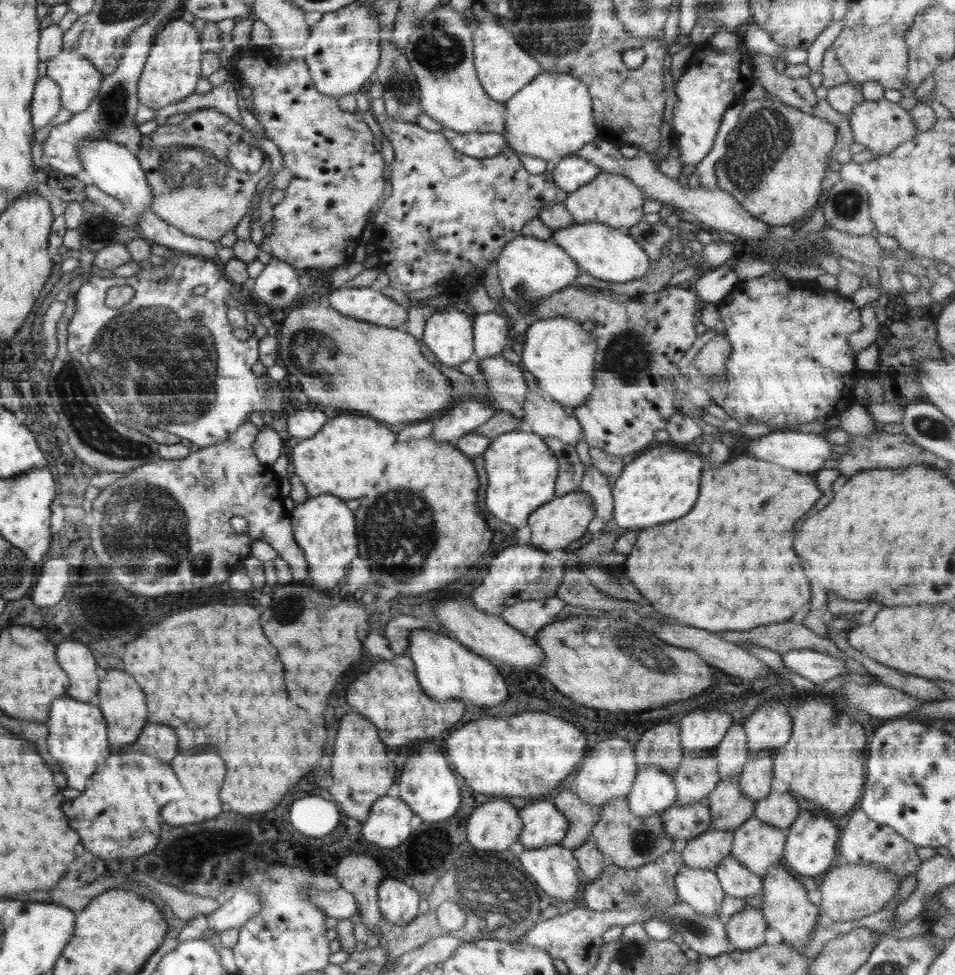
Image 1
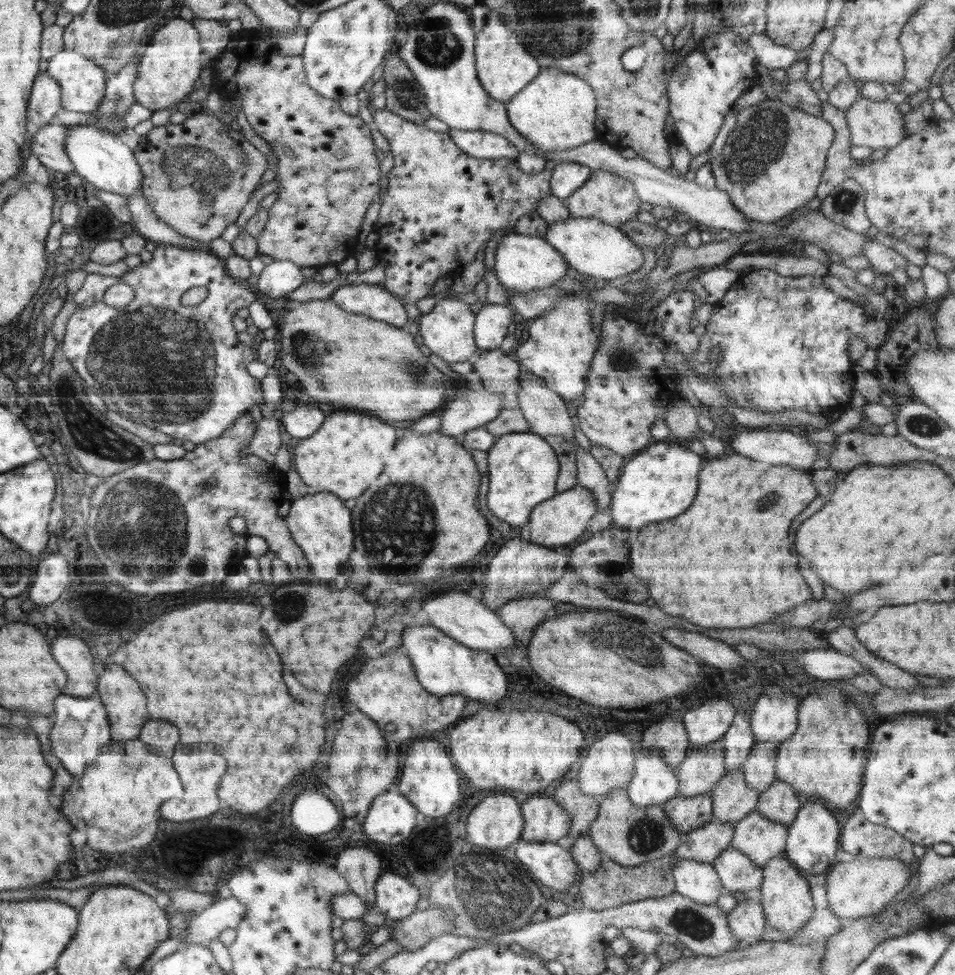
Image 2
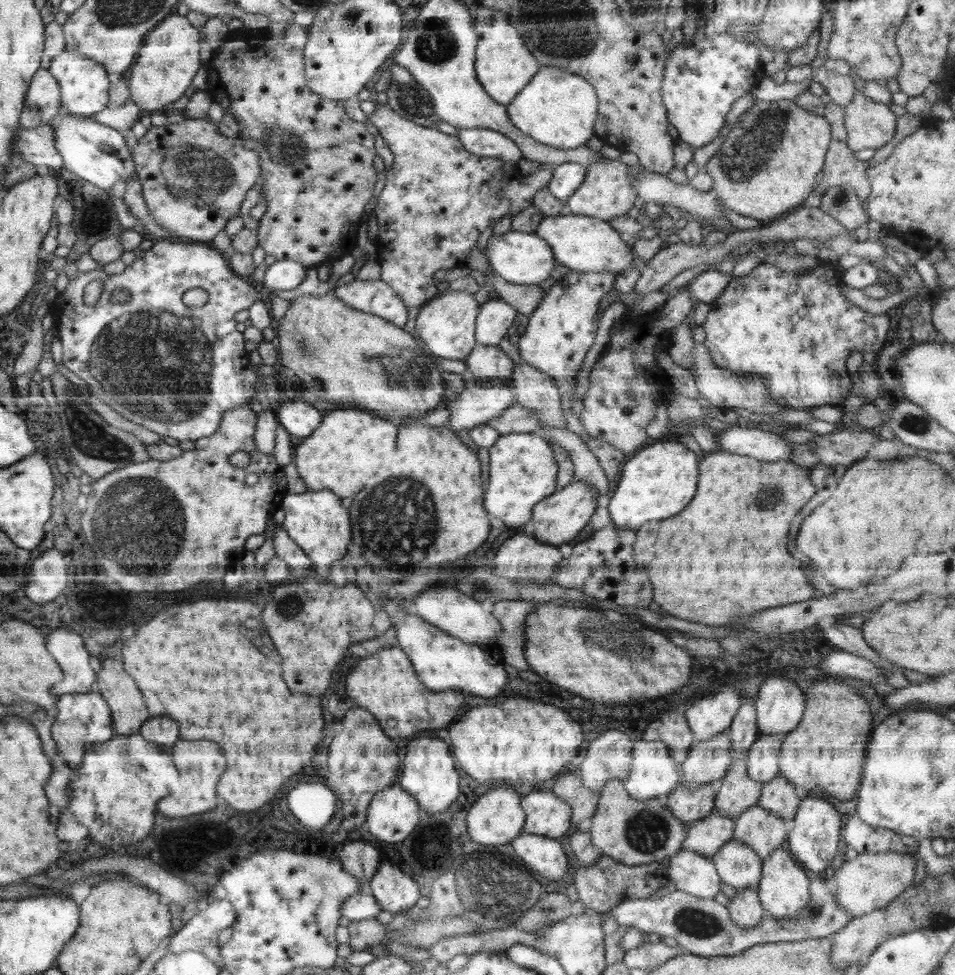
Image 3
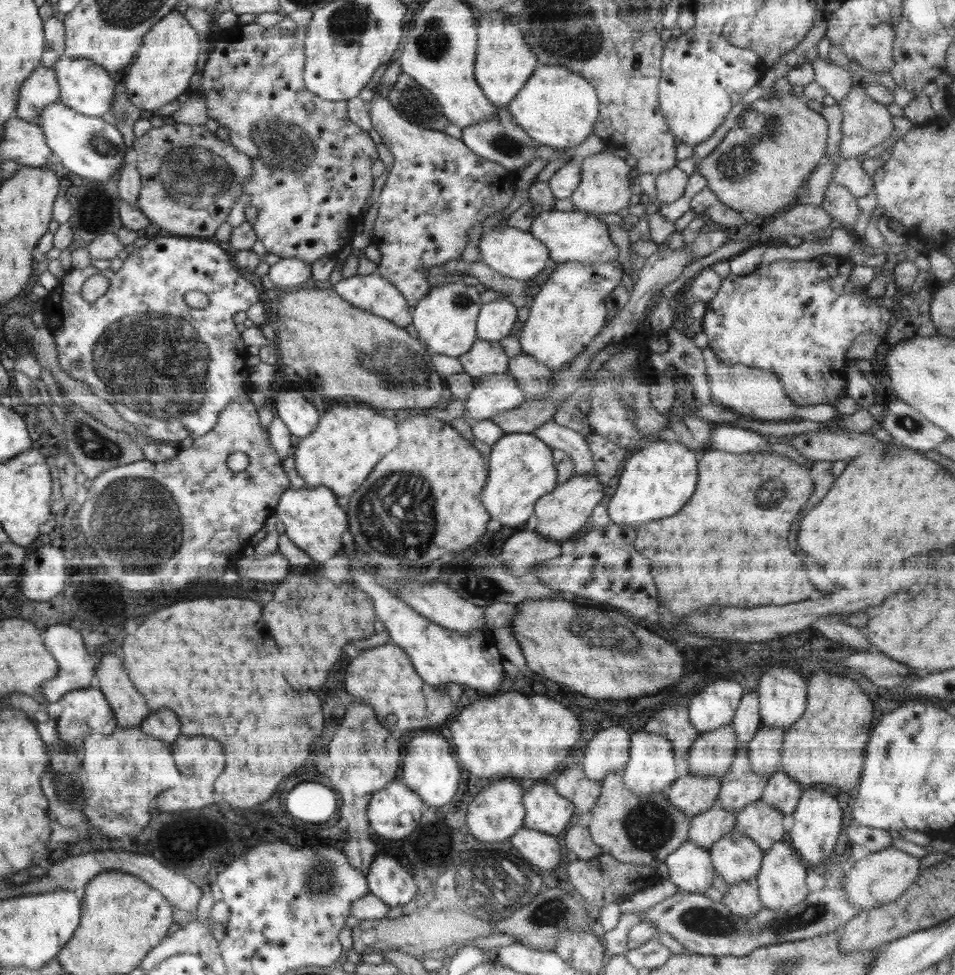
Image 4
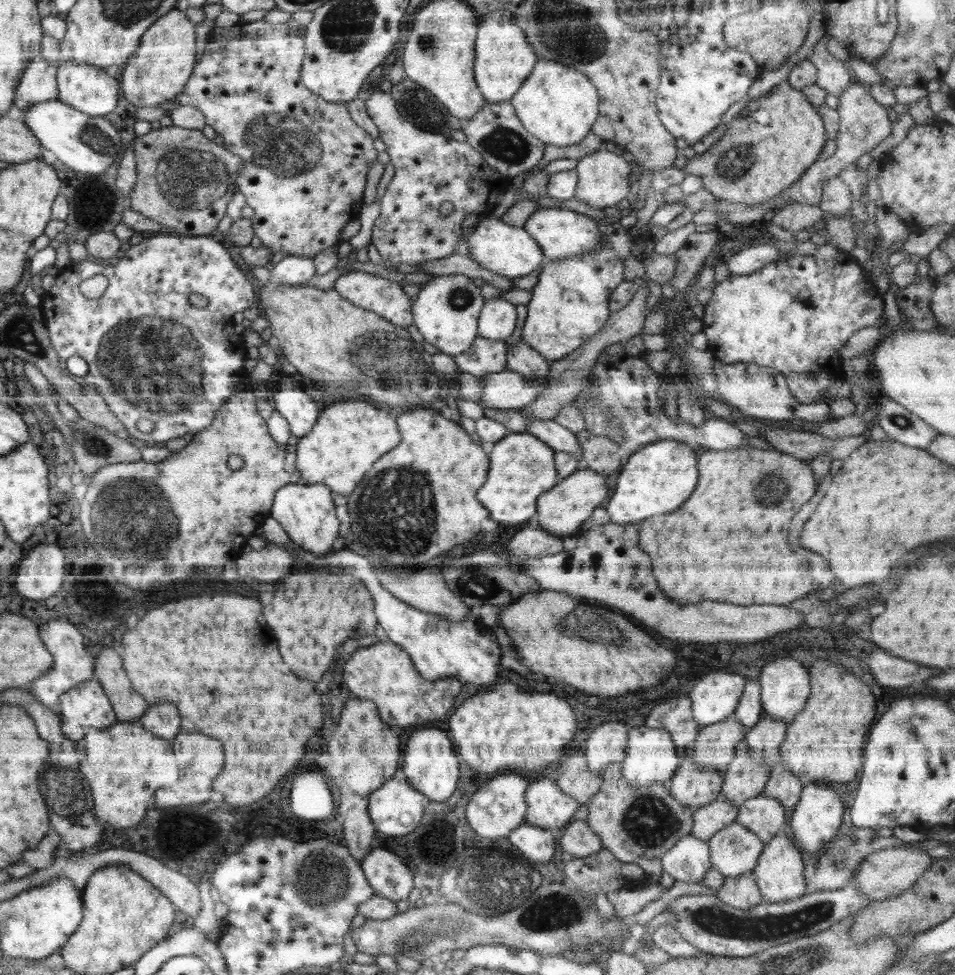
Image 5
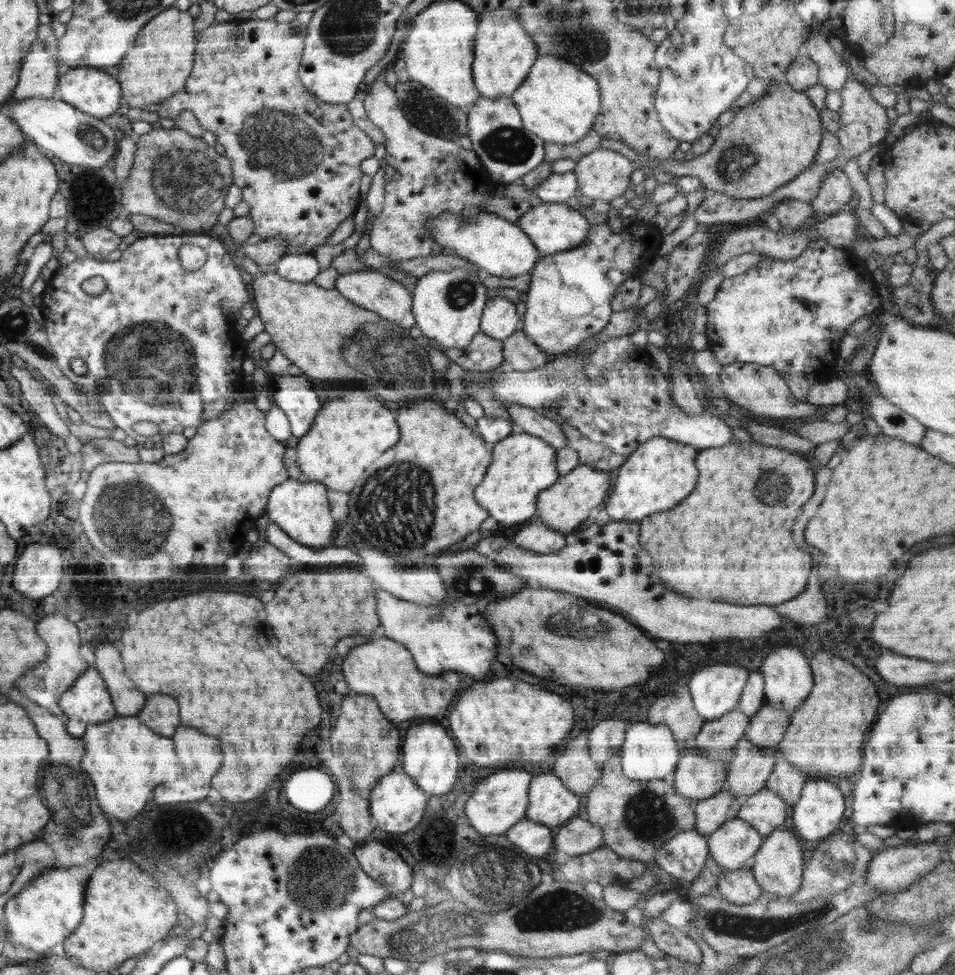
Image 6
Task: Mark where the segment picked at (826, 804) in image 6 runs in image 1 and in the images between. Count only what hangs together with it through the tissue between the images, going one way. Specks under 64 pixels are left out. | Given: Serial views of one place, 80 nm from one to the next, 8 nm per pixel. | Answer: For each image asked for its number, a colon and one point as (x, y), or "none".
1: (810, 850)
2: (812, 837)
3: (815, 830)
4: (815, 826)
5: (817, 817)

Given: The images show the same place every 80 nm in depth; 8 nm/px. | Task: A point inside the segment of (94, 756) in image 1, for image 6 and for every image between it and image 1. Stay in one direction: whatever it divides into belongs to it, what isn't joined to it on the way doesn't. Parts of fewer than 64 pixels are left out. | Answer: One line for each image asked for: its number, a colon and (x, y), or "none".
2: (81, 730)
3: (84, 719)
4: (86, 711)
5: (87, 706)
6: (88, 701)

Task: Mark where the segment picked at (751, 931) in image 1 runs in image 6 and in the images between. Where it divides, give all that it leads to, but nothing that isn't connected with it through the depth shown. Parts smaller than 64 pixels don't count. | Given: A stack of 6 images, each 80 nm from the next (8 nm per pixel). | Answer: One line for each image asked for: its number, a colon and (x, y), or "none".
2: (747, 921)
3: (745, 910)
4: (742, 900)
5: (741, 892)
6: (739, 887)

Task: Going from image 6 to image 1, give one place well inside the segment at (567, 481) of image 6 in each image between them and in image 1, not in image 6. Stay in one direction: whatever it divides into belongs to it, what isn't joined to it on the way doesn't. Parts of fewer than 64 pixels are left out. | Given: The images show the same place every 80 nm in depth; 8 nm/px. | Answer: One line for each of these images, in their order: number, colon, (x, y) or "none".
1: (556, 524)
2: (557, 521)
3: (557, 519)
4: (568, 507)
5: (561, 511)

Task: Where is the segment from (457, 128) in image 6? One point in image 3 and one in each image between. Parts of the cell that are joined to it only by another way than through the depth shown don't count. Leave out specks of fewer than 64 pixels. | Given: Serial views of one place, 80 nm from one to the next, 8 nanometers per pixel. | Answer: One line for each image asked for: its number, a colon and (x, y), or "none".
3: (405, 95)
4: (415, 103)
5: (416, 104)

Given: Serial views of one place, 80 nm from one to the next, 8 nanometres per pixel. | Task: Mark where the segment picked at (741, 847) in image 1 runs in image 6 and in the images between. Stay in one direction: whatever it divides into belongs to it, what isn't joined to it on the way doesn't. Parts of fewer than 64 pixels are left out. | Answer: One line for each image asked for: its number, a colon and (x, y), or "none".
2: (756, 836)
3: (764, 832)
4: (765, 824)
5: (764, 816)
6: (765, 810)

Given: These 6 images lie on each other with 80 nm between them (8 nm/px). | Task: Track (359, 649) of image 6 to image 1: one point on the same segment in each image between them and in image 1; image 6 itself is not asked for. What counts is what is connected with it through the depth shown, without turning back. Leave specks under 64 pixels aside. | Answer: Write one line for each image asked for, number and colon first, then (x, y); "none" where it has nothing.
1: (389, 695)
2: (402, 707)
3: (386, 683)
4: (385, 677)
5: (384, 673)

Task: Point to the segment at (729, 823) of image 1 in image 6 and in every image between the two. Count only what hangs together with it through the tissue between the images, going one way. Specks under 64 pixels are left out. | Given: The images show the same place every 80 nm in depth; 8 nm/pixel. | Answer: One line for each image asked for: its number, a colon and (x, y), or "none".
2: (733, 799)
3: (736, 792)
4: (739, 785)
5: (744, 778)
6: (748, 771)

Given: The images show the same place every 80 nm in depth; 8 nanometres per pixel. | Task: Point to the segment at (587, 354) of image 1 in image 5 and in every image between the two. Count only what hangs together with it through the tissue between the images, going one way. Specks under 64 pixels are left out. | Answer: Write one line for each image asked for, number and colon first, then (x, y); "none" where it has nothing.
2: (560, 347)
3: (560, 331)
4: (568, 312)
5: (569, 305)

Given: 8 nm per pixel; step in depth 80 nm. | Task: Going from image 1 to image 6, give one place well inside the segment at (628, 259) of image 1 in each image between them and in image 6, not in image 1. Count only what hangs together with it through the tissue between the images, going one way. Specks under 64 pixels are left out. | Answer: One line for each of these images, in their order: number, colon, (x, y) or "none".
2: (594, 248)
3: (583, 243)
4: (577, 236)
5: (560, 232)
6: (553, 227)

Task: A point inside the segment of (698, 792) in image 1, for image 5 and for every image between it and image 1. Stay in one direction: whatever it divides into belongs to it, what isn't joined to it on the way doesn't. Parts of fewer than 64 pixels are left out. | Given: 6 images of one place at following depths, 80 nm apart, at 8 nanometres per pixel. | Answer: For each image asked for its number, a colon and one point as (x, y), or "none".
2: (703, 766)
3: (707, 761)
4: (711, 754)
5: (715, 745)

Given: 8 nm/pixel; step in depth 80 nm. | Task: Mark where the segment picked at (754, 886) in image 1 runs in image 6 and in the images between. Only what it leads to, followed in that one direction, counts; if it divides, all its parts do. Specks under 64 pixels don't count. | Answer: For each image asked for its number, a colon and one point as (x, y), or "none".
2: (736, 872)
3: (737, 865)
4: (736, 858)
5: (734, 851)
6: (733, 845)

